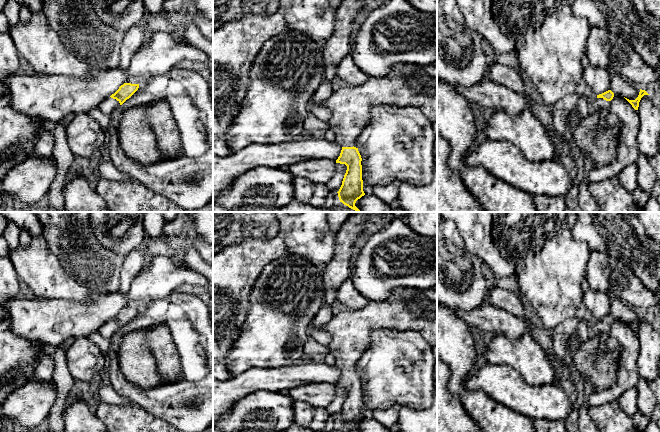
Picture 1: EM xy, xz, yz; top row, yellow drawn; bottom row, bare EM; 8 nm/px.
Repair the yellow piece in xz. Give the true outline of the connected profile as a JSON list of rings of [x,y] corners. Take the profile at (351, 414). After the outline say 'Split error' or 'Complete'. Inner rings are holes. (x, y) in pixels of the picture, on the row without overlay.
[[[414,288],[394,290],[390,296],[383,301],[369,301],[363,308],[345,310],[337,315],[333,315],[330,321],[323,325],[322,328],[331,335],[331,342],[327,347],[330,351],[329,353],[335,357],[335,366],[342,371],[336,387],[345,388],[347,390],[342,409],[337,416],[339,424],[349,432],[357,432],[355,430],[356,425],[364,420],[365,417],[363,415],[362,404],[362,382],[358,372],[356,372],[354,368],[361,355],[370,344],[371,334],[378,329],[388,329],[392,331],[414,330],[419,332],[432,347],[437,346],[437,288],[429,290]]]. Split error

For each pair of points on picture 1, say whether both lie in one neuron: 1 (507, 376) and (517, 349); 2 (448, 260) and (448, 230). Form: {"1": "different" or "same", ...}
{"1": "different", "2": "same"}

